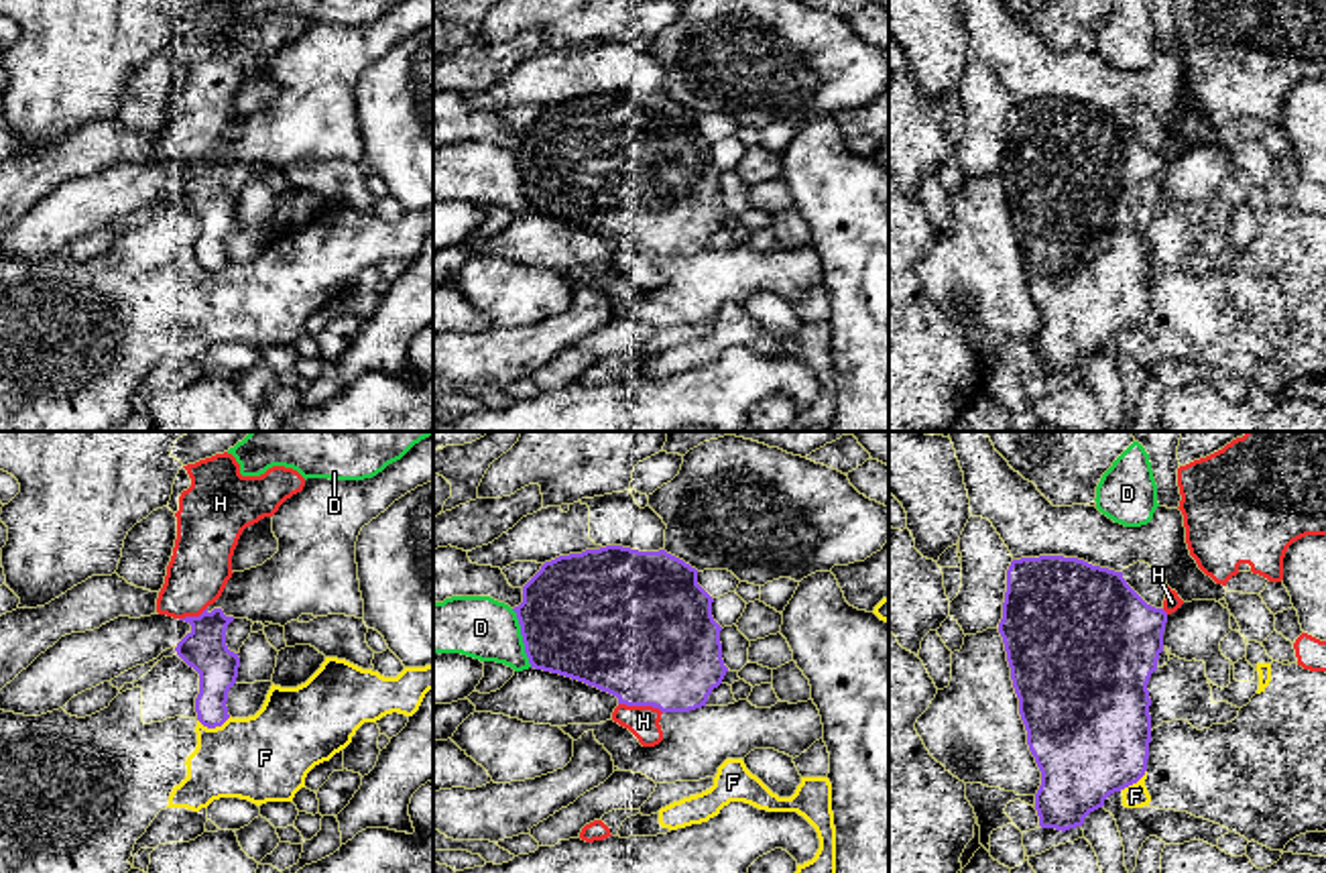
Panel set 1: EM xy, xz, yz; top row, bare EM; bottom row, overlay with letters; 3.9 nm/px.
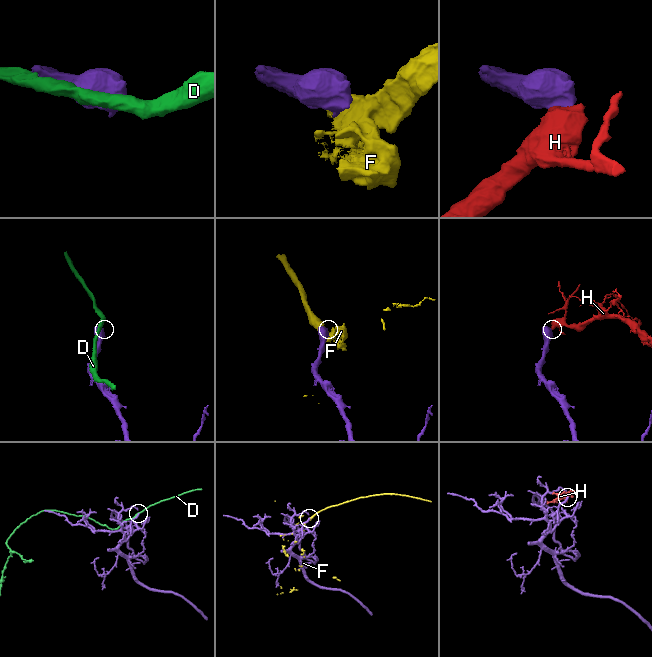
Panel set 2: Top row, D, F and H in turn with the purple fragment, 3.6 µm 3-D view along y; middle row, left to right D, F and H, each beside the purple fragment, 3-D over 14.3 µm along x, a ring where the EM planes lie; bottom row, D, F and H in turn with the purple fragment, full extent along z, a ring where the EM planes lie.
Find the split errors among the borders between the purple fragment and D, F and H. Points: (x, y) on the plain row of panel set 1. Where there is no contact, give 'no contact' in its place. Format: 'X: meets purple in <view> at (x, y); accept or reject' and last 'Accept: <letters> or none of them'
D: meets purple in xz at (523, 182); reject
F: meets purple in xy at (214, 271); reject
H: meets purple in xz at (641, 249); accept
Accept: H

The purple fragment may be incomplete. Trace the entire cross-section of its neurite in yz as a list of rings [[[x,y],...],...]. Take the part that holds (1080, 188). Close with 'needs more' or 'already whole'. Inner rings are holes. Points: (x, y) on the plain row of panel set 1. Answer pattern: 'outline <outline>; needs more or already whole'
outline [[[1078,102],[1013,104],[999,177],[1027,289],[1041,315],[1035,354],[1041,372],[1070,374],[1147,315],[1151,287],[1149,222],[1163,195],[1167,161],[1184,144],[1167,130],[1161,153],[1147,149],[1123,116]]]; needs more

